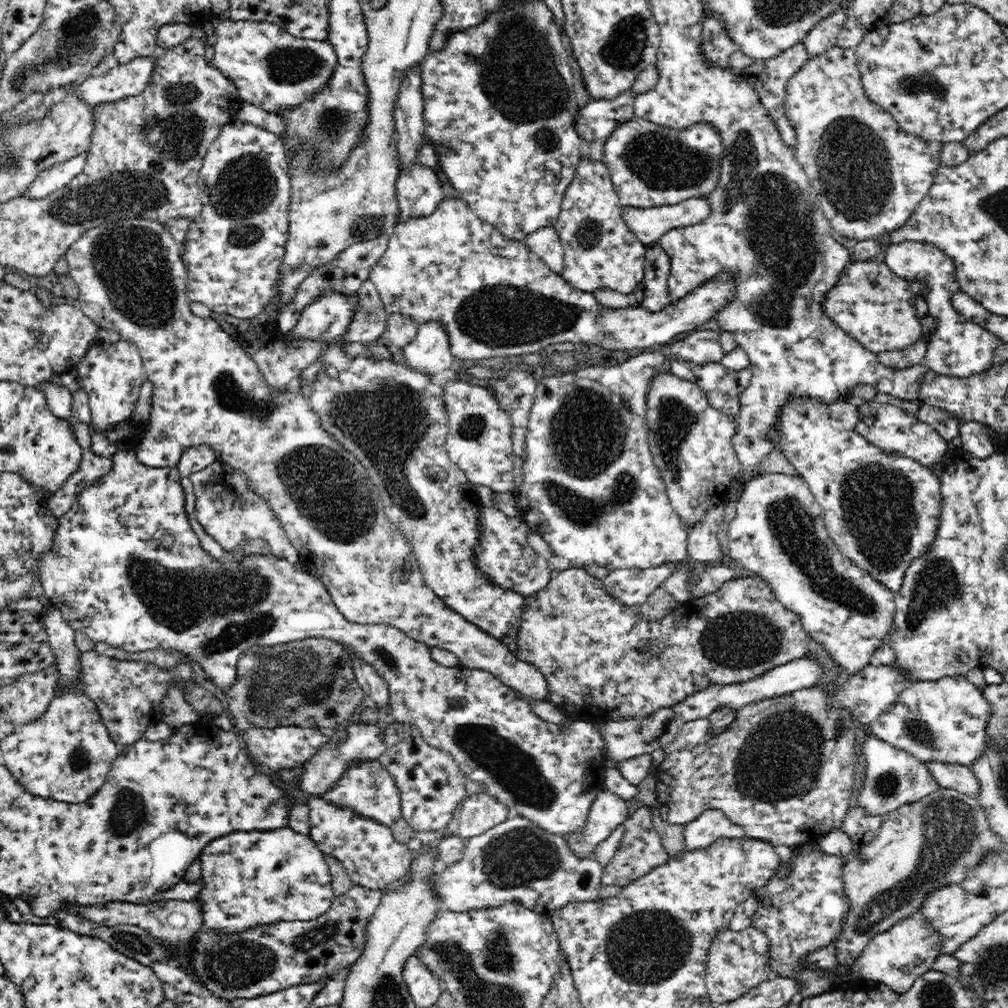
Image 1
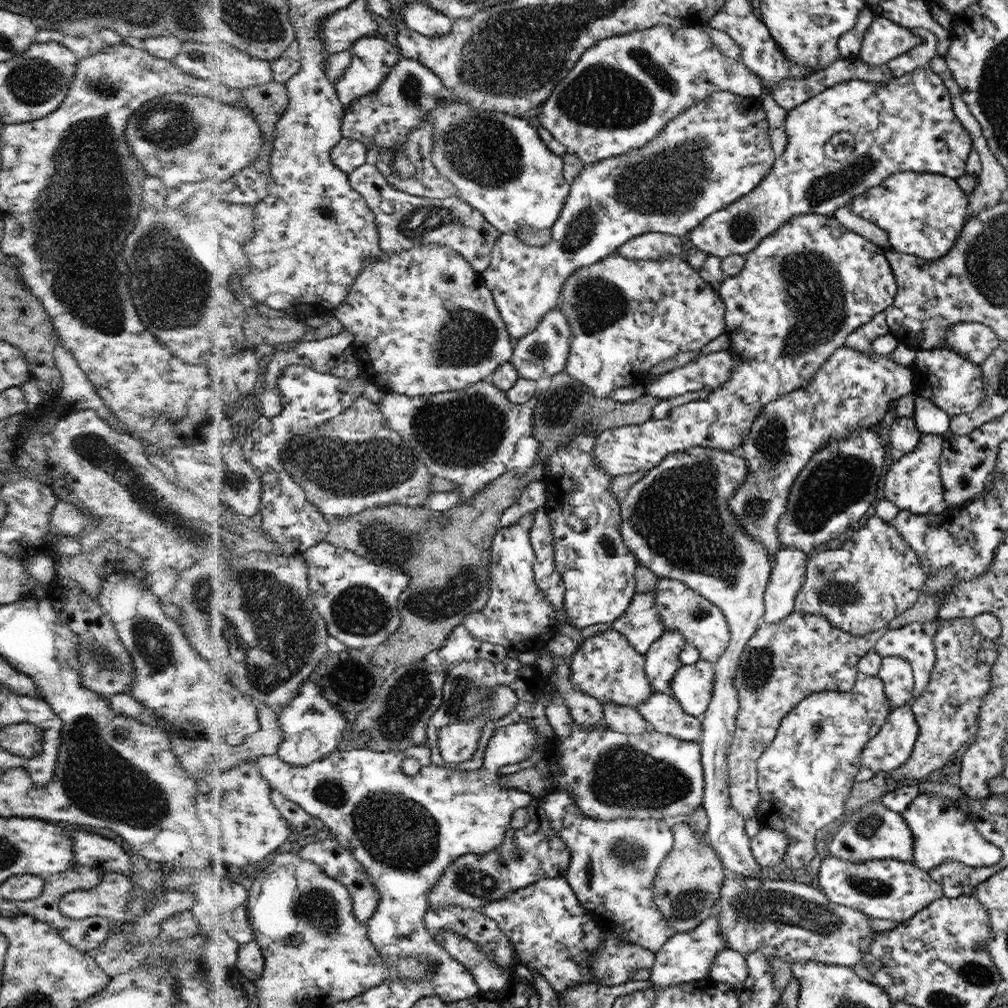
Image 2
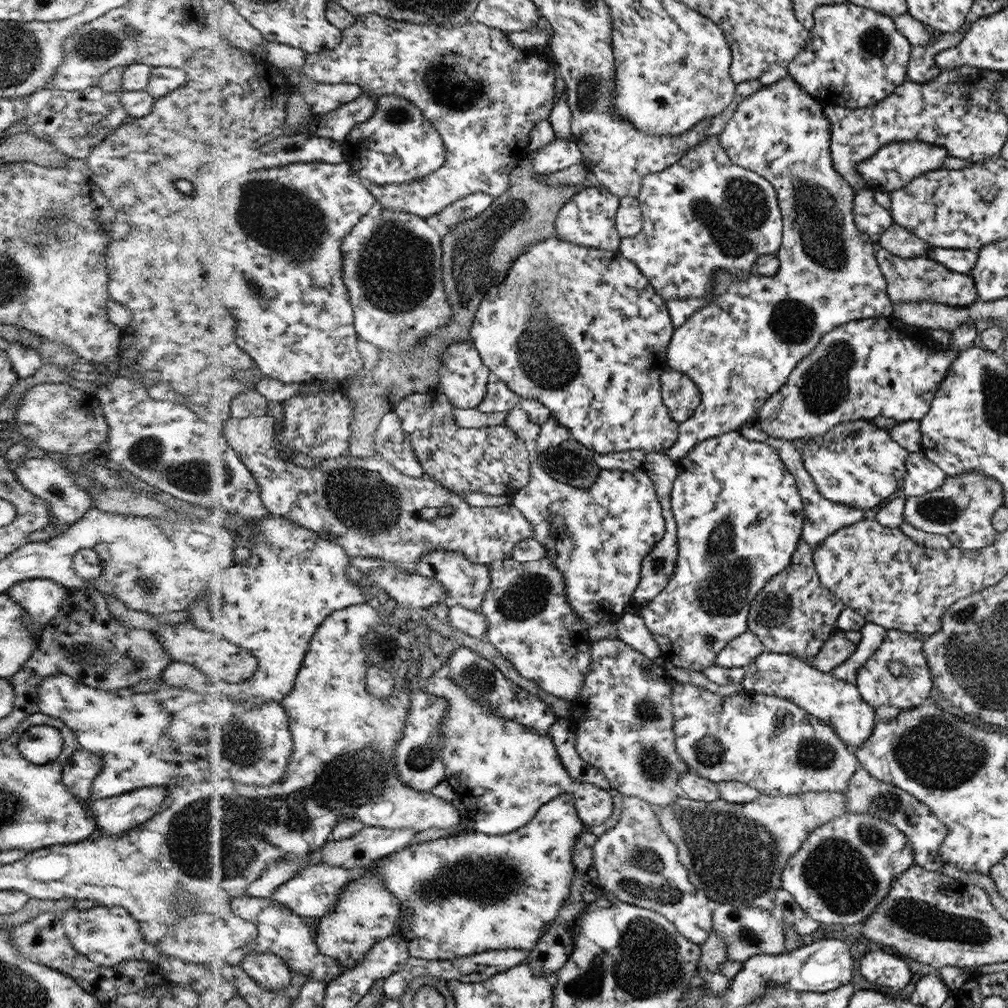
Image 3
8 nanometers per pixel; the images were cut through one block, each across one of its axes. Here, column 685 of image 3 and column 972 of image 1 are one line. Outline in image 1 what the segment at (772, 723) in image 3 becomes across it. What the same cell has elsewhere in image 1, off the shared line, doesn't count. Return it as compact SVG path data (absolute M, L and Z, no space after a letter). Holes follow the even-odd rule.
M947 675L935 681L912 682L906 690L899 692L888 711L871 722L870 730L876 737L912 754L920 762L958 763L970 767L978 759L978 750L982 750L982 738L986 738L986 710L990 710L990 706L986 706L980 687L966 676Z

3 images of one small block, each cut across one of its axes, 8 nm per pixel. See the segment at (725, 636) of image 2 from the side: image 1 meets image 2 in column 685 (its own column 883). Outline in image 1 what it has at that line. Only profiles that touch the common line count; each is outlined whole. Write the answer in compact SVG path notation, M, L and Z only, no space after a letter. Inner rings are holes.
M768 473L761 474L756 477L750 478L745 482L745 492L736 501L736 516L729 523L728 526L728 552L732 560L736 560L742 568L752 570L758 577L762 577L768 581L770 588L774 591L774 596L782 602L787 609L792 613L796 613L800 622L802 623L803 630L812 636L812 639L818 640L824 648L826 648L829 656L840 666L846 668L850 675L866 668L866 666L873 663L874 651L882 646L884 639L891 633L891 628L894 627L895 616L895 596L894 592L888 590L882 583L874 580L866 571L854 566L854 563L846 558L835 545L835 542L829 537L828 531L825 528L825 522L821 518L821 508L812 493L810 493L808 484L804 482L801 476L786 475L782 473Z

